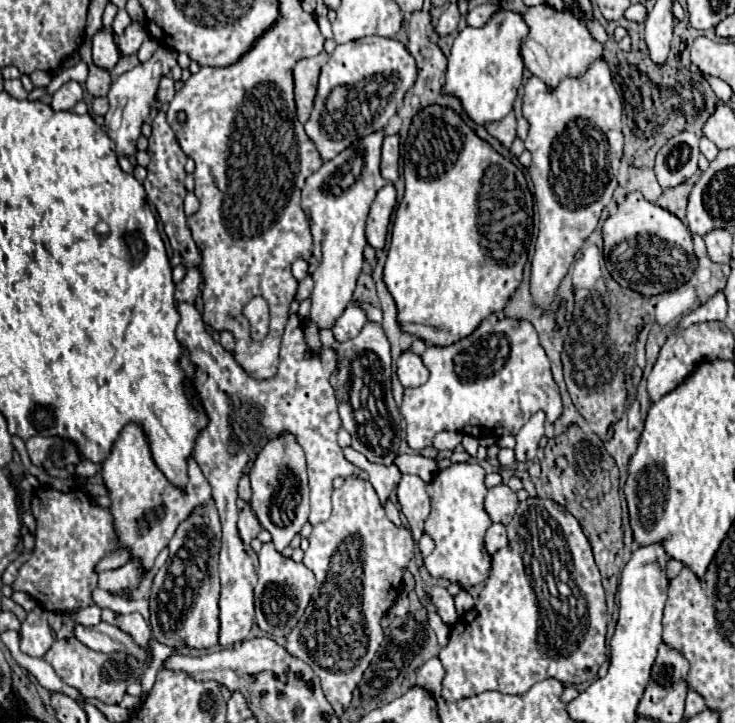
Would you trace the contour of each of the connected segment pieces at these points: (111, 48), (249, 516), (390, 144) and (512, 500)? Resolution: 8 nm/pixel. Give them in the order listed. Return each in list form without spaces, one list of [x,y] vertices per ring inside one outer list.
[[[101,28],[97,34],[89,36],[89,42],[91,42],[91,50],[93,50],[93,62],[105,70],[111,70],[119,60],[119,52],[115,46],[113,34],[107,32],[105,28]]]
[[[249,502],[239,512],[239,532],[241,532],[241,538],[243,538],[245,544],[249,544],[261,532],[261,524],[257,522],[257,516],[253,514]]]
[[[385,136],[383,140],[381,174],[391,182],[395,182],[399,176],[399,136]]]
[[[499,484],[491,488],[485,496],[485,510],[493,522],[509,524],[513,520],[517,504],[519,504],[517,494],[507,484]]]

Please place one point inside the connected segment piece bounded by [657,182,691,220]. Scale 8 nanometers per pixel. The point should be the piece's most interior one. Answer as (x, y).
(673, 199)

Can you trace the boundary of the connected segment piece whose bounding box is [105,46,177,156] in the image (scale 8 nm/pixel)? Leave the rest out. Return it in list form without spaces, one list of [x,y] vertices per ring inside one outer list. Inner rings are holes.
[[[161,46],[161,48],[153,54],[153,58],[151,58],[149,62],[137,64],[133,70],[121,74],[119,78],[115,78],[115,80],[111,82],[111,88],[109,88],[109,94],[107,94],[107,98],[109,98],[109,112],[105,114],[105,122],[107,122],[107,124],[109,124],[111,116],[113,116],[113,112],[117,110],[117,106],[119,106],[121,102],[125,102],[125,106],[123,106],[123,122],[121,122],[119,130],[115,130],[115,132],[109,130],[111,140],[117,144],[117,156],[133,156],[133,154],[137,152],[137,138],[141,136],[141,126],[143,126],[143,122],[145,122],[147,116],[149,116],[151,104],[155,102],[155,94],[157,94],[159,80],[161,80],[161,76],[169,74],[169,70],[171,70],[175,64],[177,64],[177,54],[175,54],[173,50]]]

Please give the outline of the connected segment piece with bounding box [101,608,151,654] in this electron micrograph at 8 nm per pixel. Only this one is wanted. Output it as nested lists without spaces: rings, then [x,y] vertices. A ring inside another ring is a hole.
[[[103,608],[101,618],[105,622],[117,624],[125,632],[129,632],[131,638],[137,642],[137,646],[141,646],[143,650],[149,650],[149,654],[151,654],[151,630],[149,630],[149,624],[143,620],[141,614],[135,612],[129,616],[122,616],[109,610],[109,608]]]

